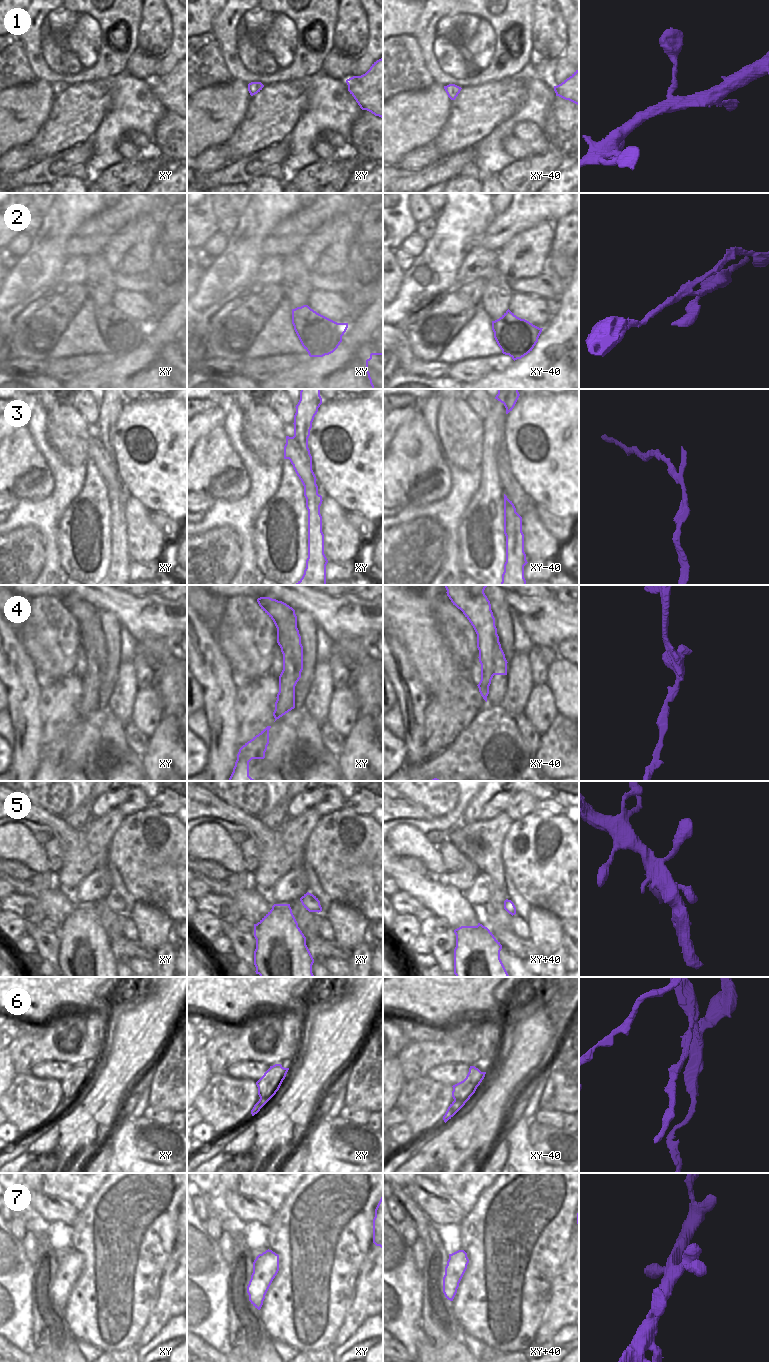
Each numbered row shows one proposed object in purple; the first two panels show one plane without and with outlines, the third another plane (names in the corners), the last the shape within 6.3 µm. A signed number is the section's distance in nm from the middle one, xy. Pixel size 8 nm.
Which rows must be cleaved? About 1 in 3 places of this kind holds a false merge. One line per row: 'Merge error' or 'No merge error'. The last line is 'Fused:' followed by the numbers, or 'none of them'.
1: No merge error
2: No merge error
3: Merge error
4: Merge error
5: No merge error
6: Merge error
7: No merge error
Fused: 3, 4, 6

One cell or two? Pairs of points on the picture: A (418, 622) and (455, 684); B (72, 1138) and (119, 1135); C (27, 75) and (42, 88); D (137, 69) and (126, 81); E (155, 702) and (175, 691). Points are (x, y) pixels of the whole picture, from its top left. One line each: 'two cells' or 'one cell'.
A: one cell
B: two cells
C: two cells
D: two cells
E: two cells

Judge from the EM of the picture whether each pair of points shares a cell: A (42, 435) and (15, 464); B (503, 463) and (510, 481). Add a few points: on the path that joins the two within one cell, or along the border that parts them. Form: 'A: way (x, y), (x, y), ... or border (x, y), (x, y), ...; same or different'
A: border (28, 430), (35, 447), (46, 463); different
B: way (504, 467), (506, 477); same

